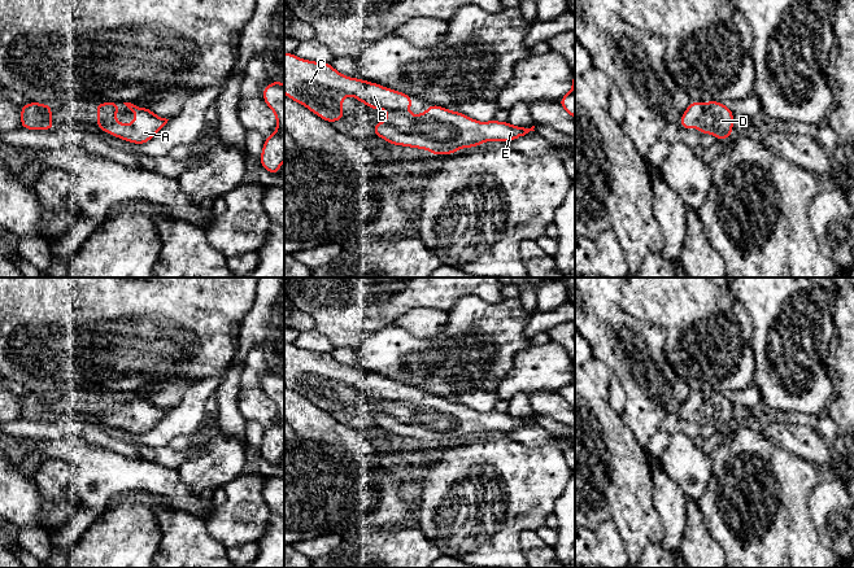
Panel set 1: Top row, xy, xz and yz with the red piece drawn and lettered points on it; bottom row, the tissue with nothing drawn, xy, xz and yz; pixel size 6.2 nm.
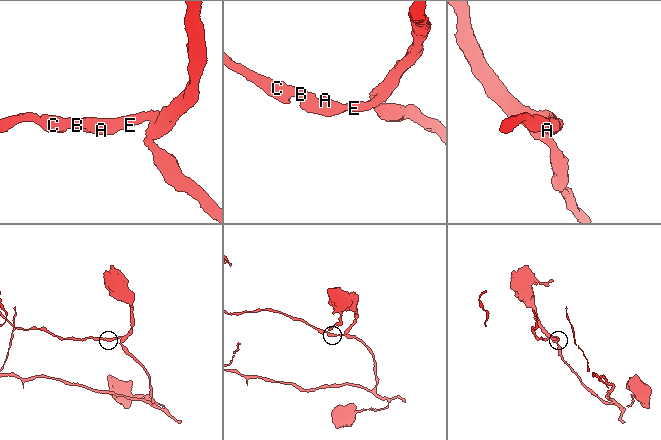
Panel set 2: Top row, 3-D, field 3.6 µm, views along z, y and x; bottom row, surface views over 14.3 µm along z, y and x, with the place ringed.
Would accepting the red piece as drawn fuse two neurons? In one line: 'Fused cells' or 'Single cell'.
Single cell

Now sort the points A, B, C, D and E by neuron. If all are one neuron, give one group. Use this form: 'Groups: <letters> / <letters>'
Groups: A B C D E

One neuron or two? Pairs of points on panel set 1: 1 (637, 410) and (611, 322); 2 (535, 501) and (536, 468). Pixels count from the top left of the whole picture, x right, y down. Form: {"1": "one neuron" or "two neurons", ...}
{"1": "one neuron", "2": "one neuron"}

